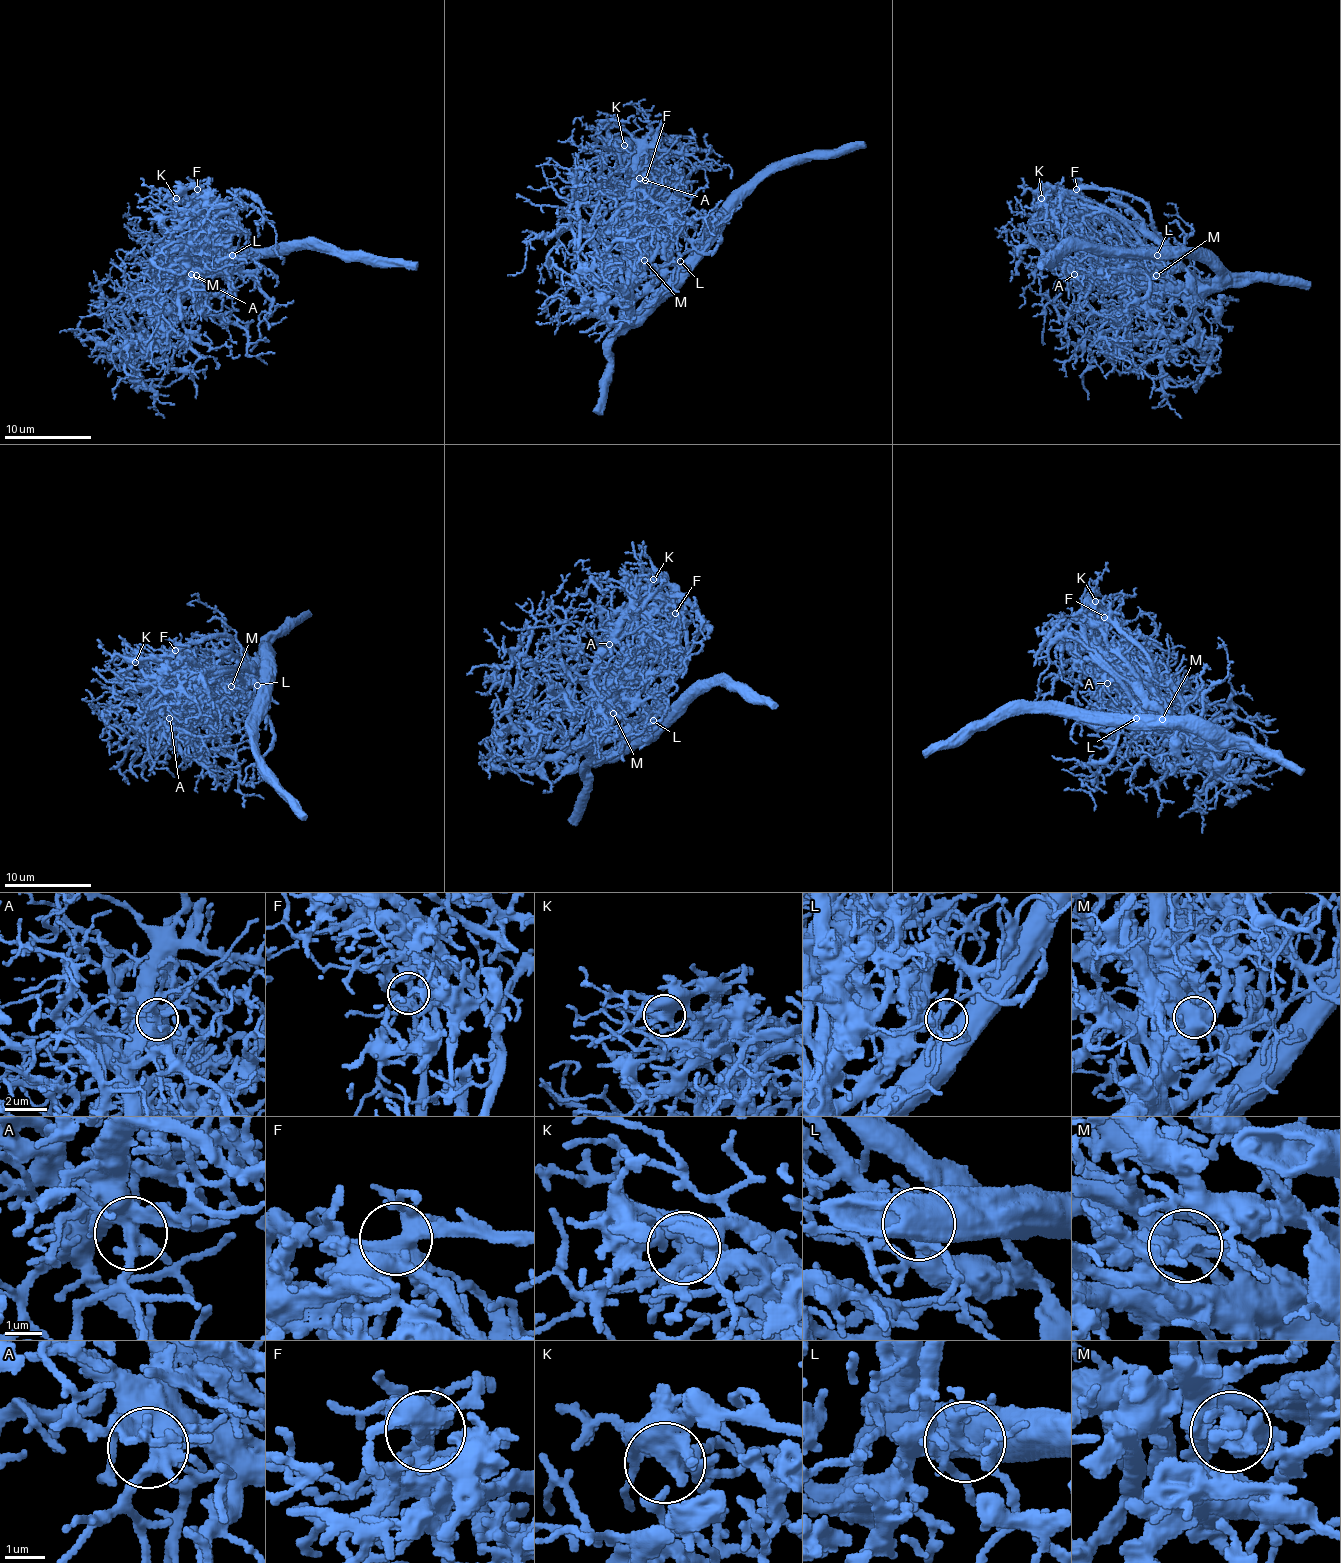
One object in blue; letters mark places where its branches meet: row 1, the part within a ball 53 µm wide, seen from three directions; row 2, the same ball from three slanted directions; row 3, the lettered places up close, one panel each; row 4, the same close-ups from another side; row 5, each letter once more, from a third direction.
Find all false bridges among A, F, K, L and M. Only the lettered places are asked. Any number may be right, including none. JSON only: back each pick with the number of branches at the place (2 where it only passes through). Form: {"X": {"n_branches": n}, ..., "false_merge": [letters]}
{"false_merge": []}

